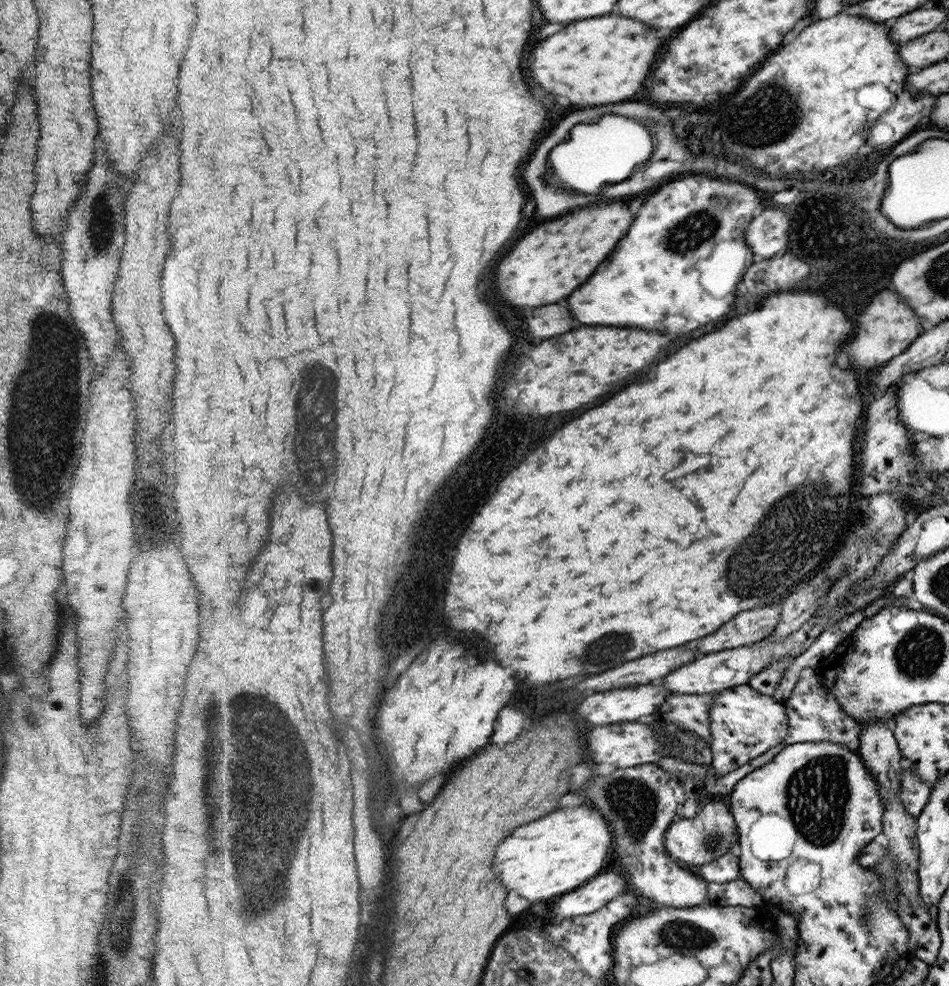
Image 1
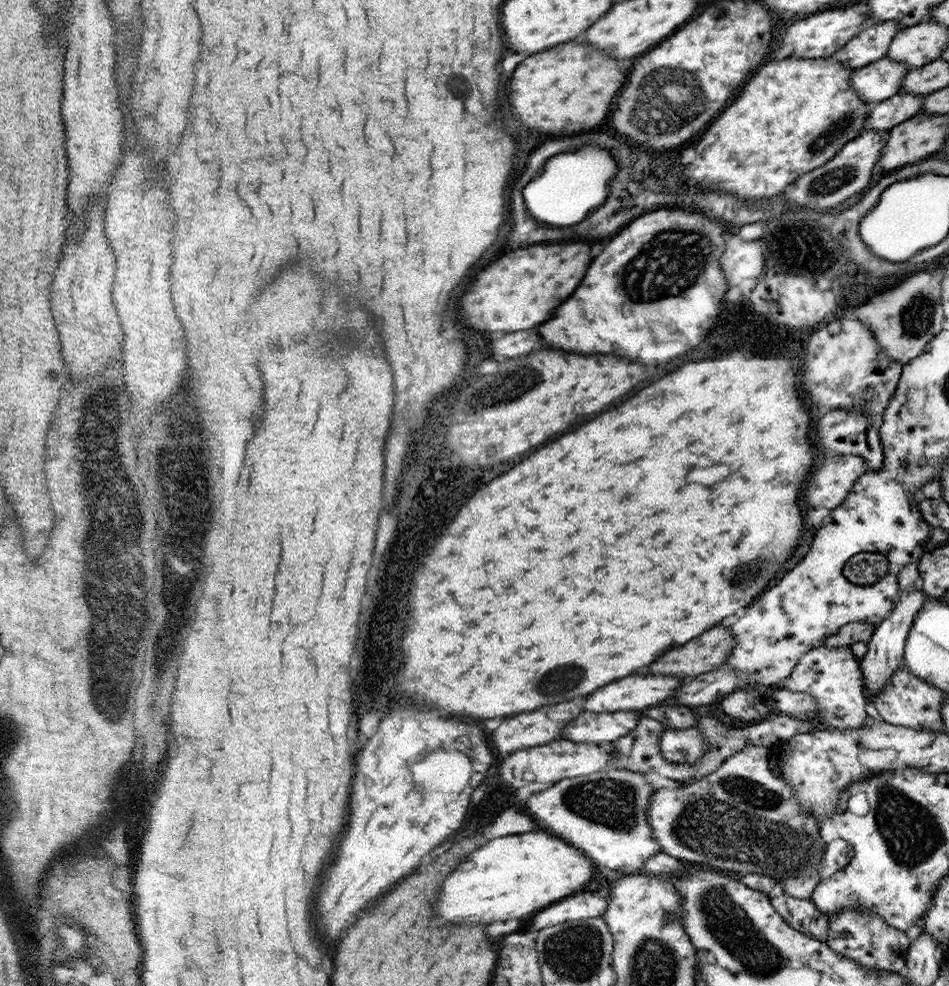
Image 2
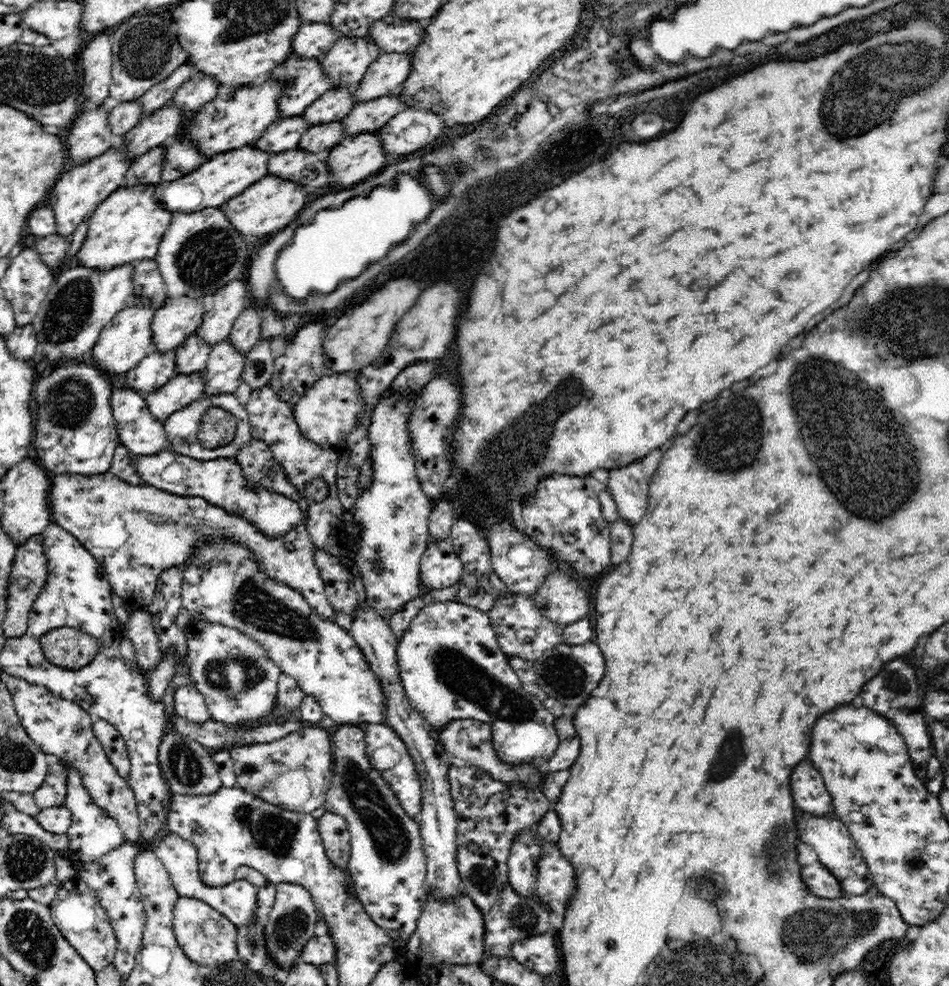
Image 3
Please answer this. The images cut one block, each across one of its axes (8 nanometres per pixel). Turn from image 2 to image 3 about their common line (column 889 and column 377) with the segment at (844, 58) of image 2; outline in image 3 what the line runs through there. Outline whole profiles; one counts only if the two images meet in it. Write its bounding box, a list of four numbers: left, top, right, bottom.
[367,14,426,53]

